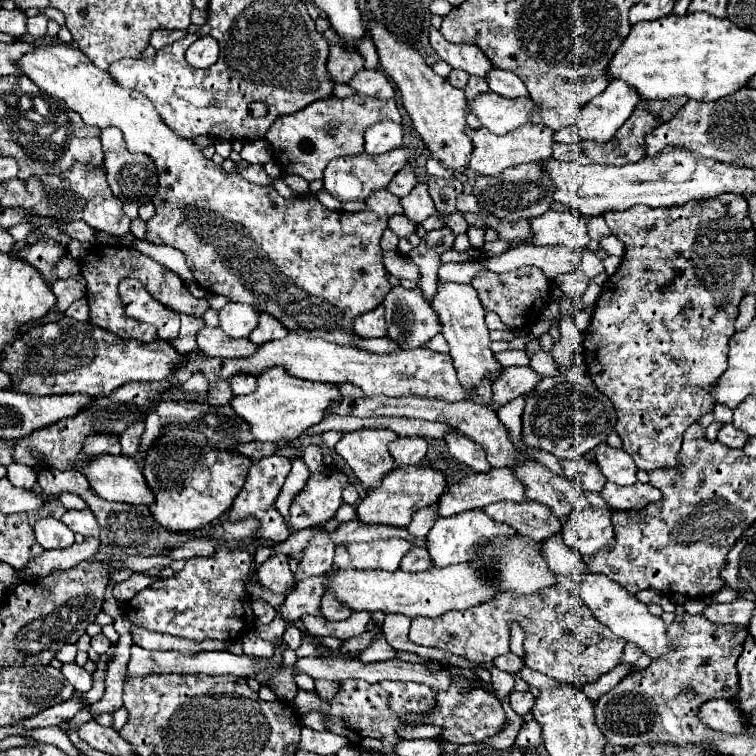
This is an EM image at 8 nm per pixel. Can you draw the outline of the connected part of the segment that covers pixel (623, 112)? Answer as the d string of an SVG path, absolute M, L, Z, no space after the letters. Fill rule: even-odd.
M622 80L610 82L608 88L590 100L578 114L578 134L582 140L606 144L616 130L630 118L640 96Z

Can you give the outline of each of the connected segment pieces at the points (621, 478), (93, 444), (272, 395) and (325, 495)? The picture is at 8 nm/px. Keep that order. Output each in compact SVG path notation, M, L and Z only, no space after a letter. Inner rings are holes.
M608 444L596 446L596 464L600 466L602 474L620 486L636 484L636 464L624 450L614 450Z
M88 436L88 440L84 440L82 454L86 456L86 460L92 460L92 456L100 456L100 454L120 454L120 438Z
M276 366L276 368L264 370L258 376L258 388L252 394L234 396L230 406L242 420L246 420L254 440L276 442L280 438L288 438L290 442L294 442L306 428L318 424L324 418L324 410L328 408L330 402L340 398L342 396L332 384L296 380L294 376L286 374L284 368Z
M310 444L302 450L300 458L304 460L304 464L310 470L310 478L306 480L304 488L298 492L298 496L292 500L290 504L290 526L294 532L308 528L308 526L316 526L316 524L324 524L330 518L336 516L340 504L342 504L342 488L348 482L346 474L336 472L336 476L324 476L324 462L322 462L322 448L318 444Z

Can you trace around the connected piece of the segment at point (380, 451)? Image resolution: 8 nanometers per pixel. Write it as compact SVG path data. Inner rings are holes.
M356 430L346 432L334 450L348 462L366 488L374 488L394 470L394 460L388 454L388 442L394 438L398 436L392 430Z

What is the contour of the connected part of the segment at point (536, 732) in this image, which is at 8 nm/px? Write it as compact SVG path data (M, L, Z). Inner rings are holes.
M530 720L526 722L526 726L522 726L522 730L518 732L514 747L518 748L536 748L542 744L542 736L540 736L540 724L538 720Z

